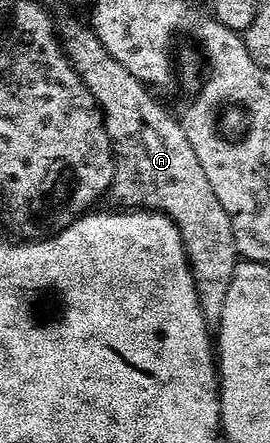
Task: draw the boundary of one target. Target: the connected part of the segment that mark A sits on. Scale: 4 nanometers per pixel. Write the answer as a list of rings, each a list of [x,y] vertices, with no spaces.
[[[57,16],[55,20],[57,39],[61,41],[61,50],[65,53],[79,78],[87,86],[87,90],[97,101],[102,120],[105,121],[105,132],[113,150],[113,187],[111,196],[118,200],[118,205],[129,210],[152,210],[161,212],[173,219],[185,248],[185,259],[193,272],[193,285],[197,287],[197,298],[201,303],[201,311],[206,321],[217,322],[221,318],[221,307],[227,294],[227,286],[231,286],[231,278],[235,266],[239,262],[239,253],[235,246],[235,238],[231,230],[231,219],[222,203],[215,196],[187,134],[181,128],[180,119],[171,116],[150,94],[150,89],[123,66],[123,62],[115,62],[111,54],[99,42],[92,27],[80,24],[73,16]]]

